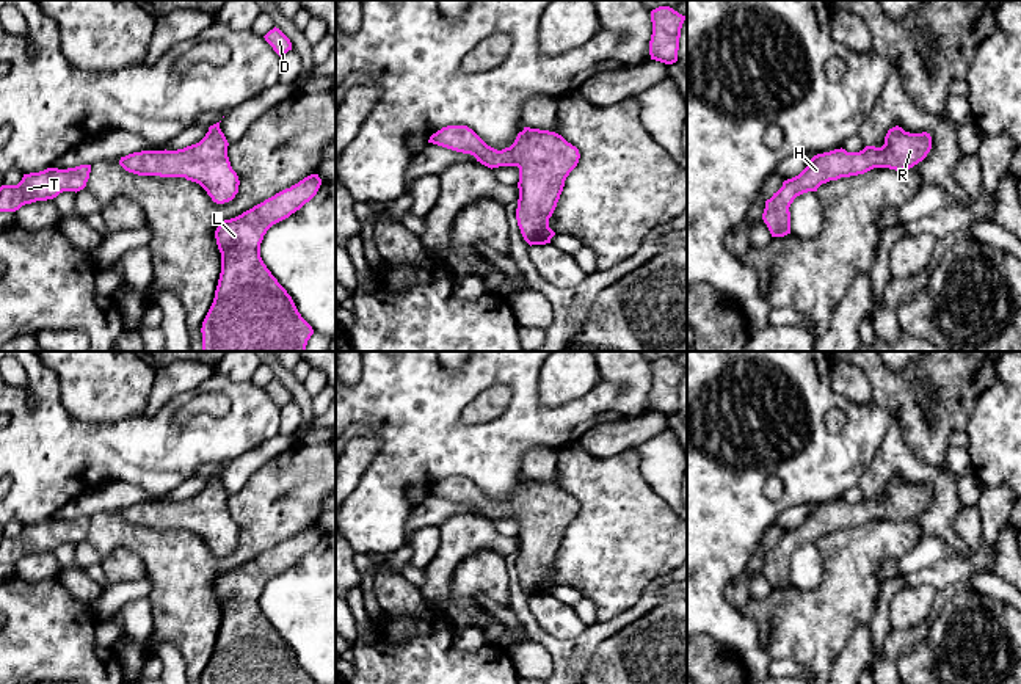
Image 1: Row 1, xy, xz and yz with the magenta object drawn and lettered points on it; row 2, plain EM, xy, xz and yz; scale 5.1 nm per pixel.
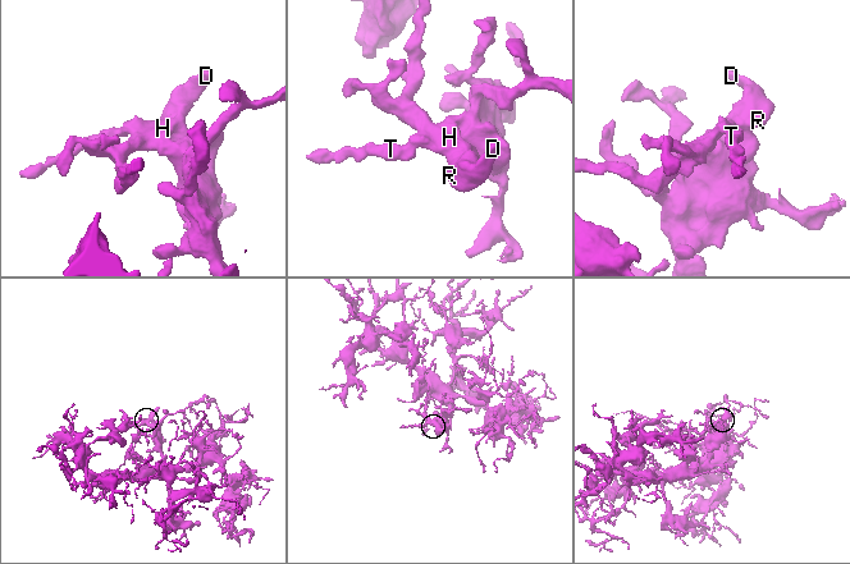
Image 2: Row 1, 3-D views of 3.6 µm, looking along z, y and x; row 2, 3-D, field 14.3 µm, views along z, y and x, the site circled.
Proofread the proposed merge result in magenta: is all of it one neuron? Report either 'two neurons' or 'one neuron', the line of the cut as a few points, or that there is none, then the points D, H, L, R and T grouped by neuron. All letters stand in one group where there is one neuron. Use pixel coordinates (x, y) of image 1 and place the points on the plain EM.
one neuron | no cut | D H L R T

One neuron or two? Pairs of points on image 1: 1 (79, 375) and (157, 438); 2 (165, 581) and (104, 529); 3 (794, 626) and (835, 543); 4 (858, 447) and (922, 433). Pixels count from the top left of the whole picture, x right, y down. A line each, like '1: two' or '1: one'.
1: two
2: one
3: one
4: two

